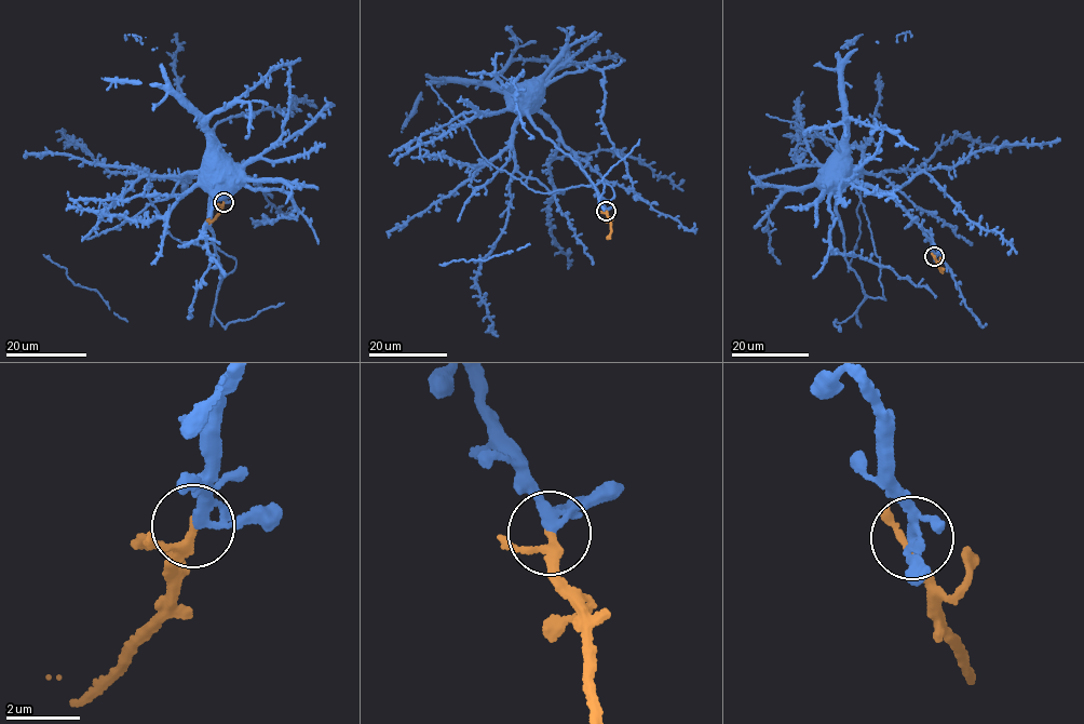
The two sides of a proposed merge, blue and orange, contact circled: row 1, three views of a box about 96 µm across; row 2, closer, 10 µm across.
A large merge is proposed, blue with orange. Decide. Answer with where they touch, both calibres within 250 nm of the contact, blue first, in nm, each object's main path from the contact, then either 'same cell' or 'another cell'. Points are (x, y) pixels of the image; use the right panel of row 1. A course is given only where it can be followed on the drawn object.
(934, 256) | 200/190 nm | blue via (934, 256), (925, 231), (892, 199), (852, 179), (840, 182), (832, 177) | orange via (934, 256), (939, 271), (943, 267) | same cell

